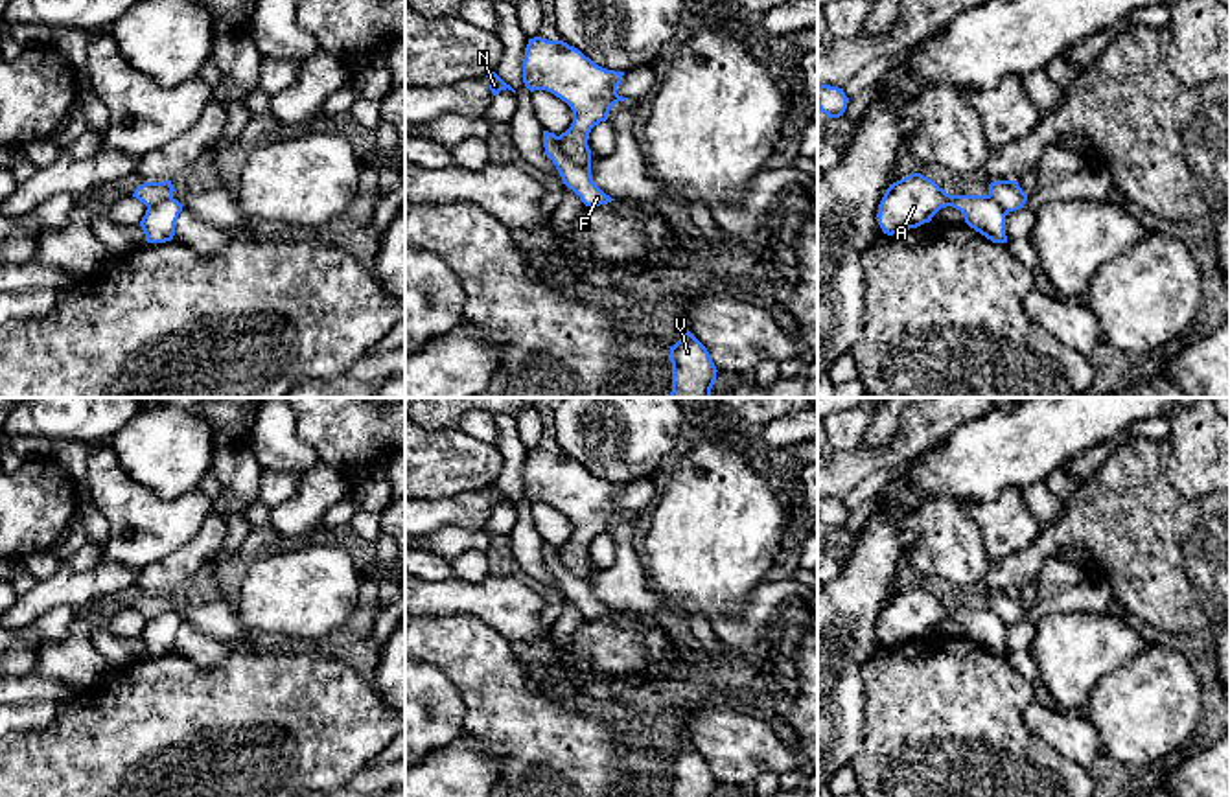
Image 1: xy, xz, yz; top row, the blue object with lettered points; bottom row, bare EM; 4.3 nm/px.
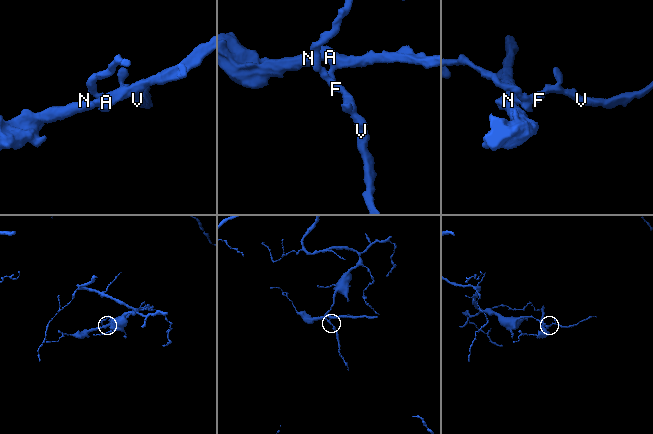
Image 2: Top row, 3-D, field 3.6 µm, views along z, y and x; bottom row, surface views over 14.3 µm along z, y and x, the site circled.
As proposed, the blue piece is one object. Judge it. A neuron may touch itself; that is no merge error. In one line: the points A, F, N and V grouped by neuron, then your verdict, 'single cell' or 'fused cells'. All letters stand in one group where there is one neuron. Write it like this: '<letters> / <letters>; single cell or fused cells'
A N / F V; fused cells

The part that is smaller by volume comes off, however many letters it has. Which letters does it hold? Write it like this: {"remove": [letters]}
{"remove": ["A", "N"]}

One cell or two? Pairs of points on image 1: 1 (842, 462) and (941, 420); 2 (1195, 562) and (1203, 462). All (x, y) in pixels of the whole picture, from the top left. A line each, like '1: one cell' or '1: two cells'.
1: one cell
2: two cells

